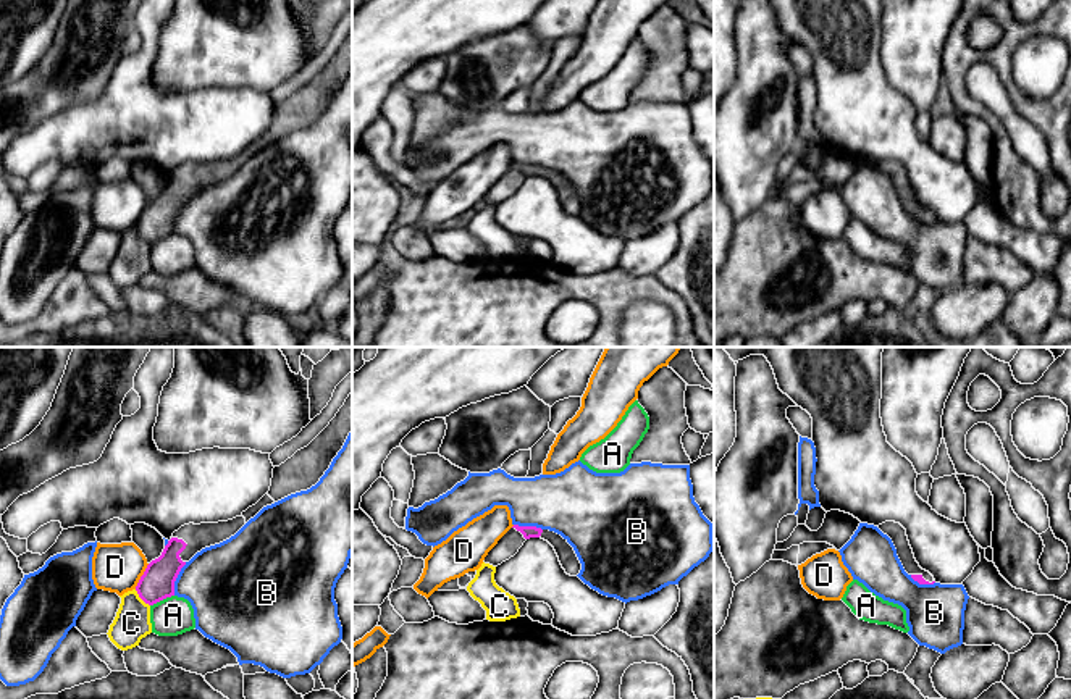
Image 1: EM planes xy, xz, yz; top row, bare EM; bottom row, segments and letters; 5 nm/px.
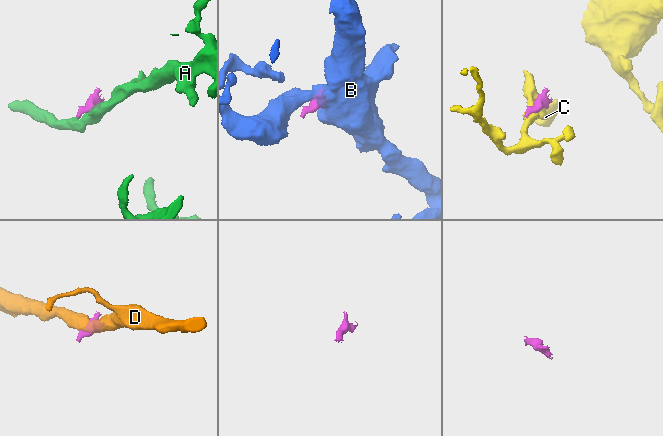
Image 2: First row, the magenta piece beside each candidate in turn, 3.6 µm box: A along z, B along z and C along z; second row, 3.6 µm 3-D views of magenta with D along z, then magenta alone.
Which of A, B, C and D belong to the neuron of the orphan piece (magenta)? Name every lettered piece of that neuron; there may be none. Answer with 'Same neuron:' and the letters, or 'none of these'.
Same neuron: none of these

